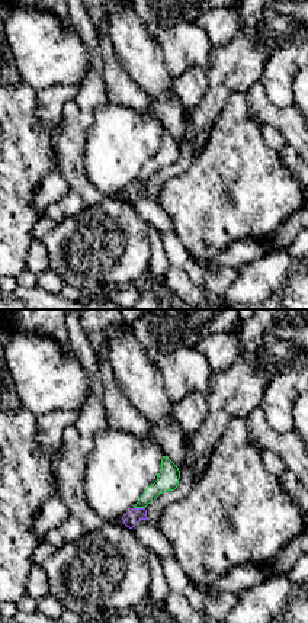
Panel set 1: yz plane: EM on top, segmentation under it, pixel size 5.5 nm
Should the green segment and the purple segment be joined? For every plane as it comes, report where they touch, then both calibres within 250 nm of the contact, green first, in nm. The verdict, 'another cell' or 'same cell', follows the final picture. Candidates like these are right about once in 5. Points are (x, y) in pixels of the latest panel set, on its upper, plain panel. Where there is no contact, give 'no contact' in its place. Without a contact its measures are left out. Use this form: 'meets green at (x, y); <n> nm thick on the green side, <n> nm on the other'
meets green at (140, 182); 120 nm thick on the green side, 80 nm on the other

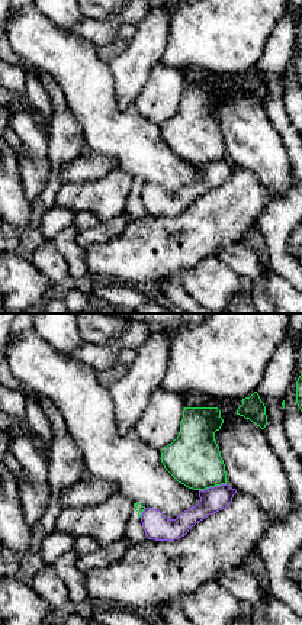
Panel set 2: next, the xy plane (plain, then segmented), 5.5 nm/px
meets green at (212, 161); 300 nm thick on the green side, 140 nm on the other

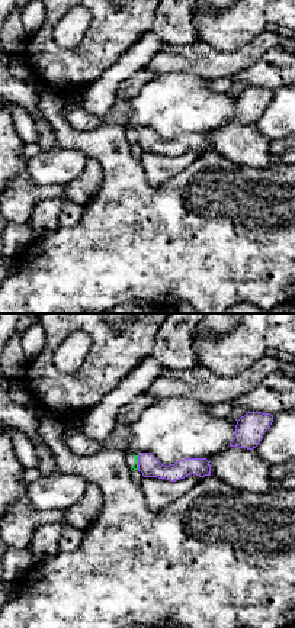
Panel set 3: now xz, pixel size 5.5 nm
meets green at (137, 138); 30 nm thick on the green side, 110 nm on the other

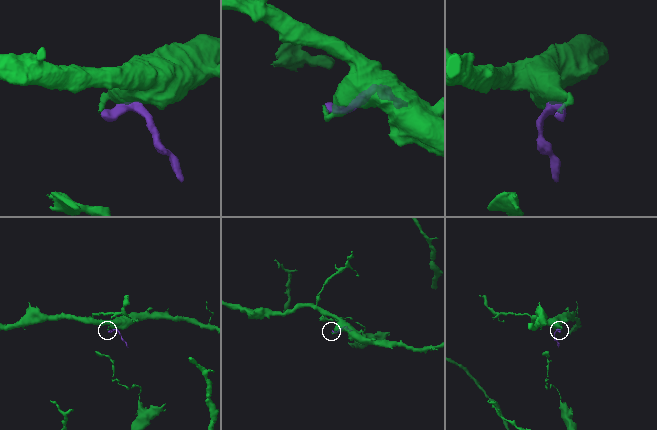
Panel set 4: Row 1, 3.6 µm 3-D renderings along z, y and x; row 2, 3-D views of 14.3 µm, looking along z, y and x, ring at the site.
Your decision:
another cell

